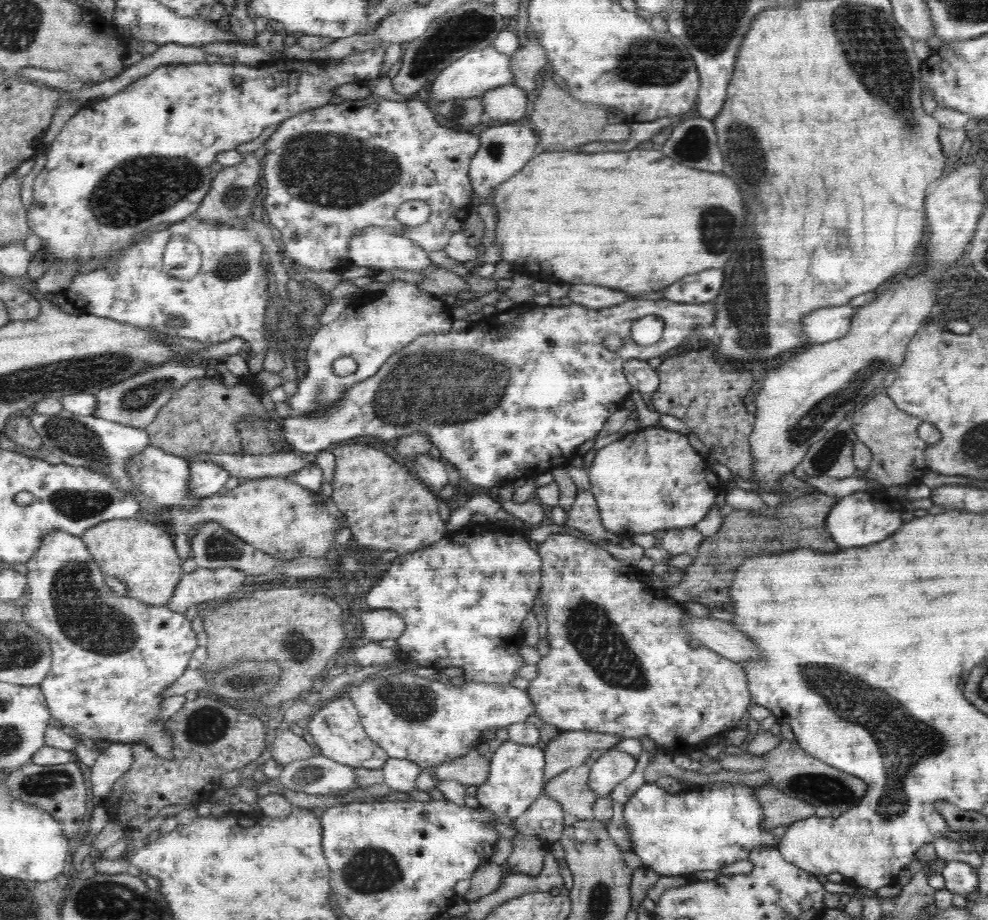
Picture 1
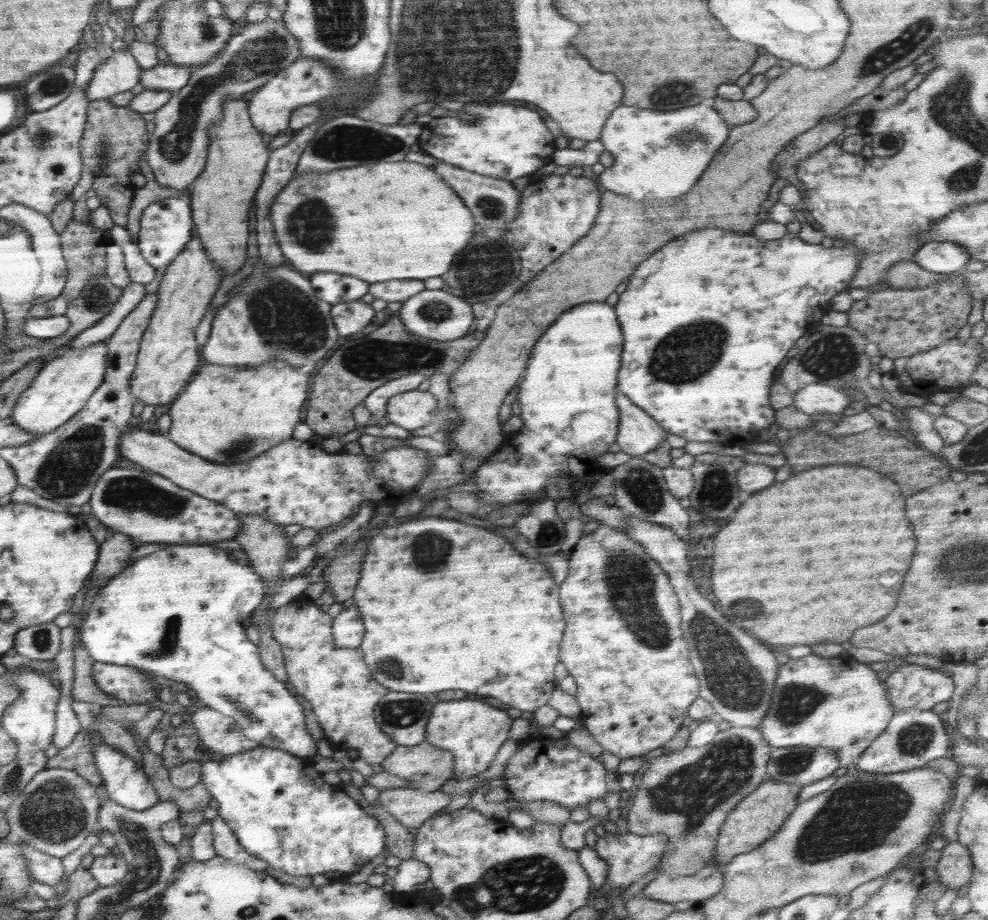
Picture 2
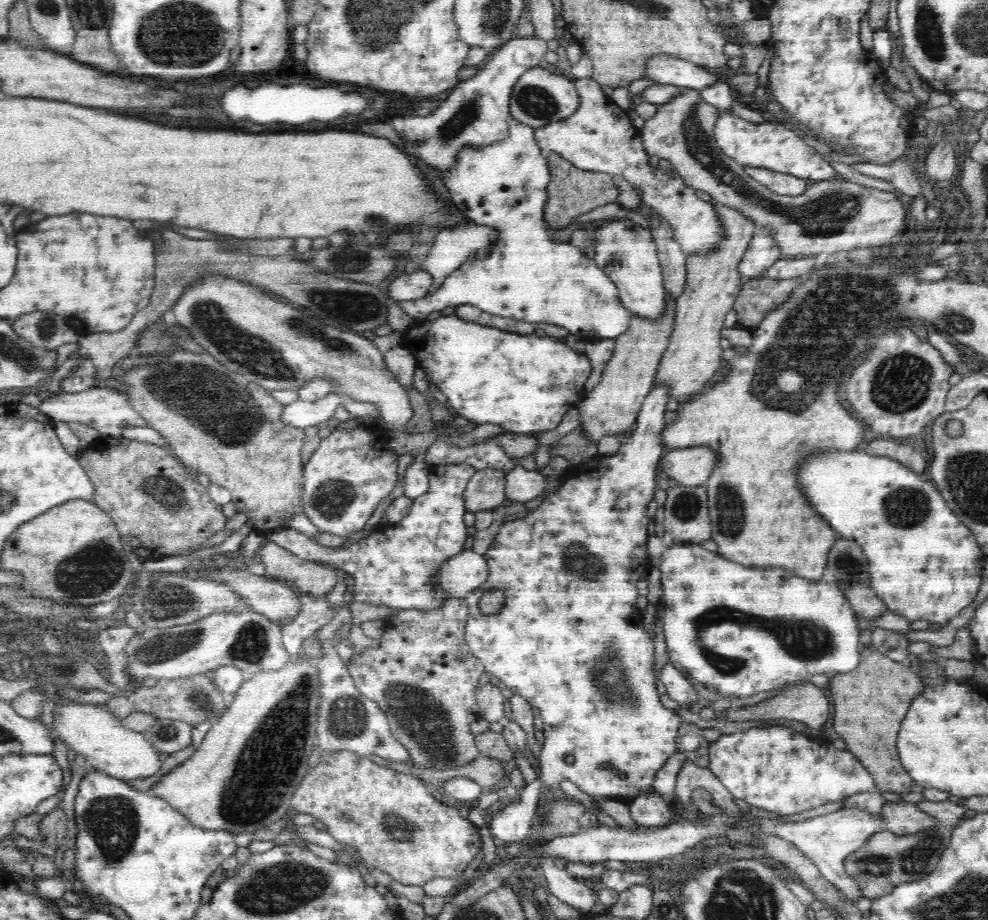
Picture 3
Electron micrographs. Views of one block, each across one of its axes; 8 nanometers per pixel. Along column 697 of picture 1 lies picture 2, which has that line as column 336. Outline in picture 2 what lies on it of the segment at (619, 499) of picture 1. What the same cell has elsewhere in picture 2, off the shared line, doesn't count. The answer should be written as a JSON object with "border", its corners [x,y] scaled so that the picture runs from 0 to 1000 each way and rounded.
{"border":[[[138,461],[126,471],[121,491],[126,498],[171,520],[182,530],[219,545],[238,558],[259,559],[287,573],[305,570],[308,574],[321,576],[350,565],[360,559],[368,546],[387,546],[387,550],[403,550],[405,543],[411,546],[425,522],[433,517],[440,498],[431,489],[401,483],[374,501],[368,492],[353,493],[349,488],[332,492],[323,478],[306,480],[296,476],[275,485],[275,489],[259,496],[257,500],[221,507],[182,487],[166,472],[141,466]]]}

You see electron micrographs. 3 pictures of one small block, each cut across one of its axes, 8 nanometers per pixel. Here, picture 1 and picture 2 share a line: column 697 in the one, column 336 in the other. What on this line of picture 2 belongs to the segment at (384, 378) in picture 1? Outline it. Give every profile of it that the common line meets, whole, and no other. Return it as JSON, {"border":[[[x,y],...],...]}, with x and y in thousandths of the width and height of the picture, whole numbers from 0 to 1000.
{"border":[[[364,326],[344,328],[336,333],[336,348],[344,365],[354,365],[364,361],[368,354],[372,354],[377,343],[379,343],[379,337]]]}

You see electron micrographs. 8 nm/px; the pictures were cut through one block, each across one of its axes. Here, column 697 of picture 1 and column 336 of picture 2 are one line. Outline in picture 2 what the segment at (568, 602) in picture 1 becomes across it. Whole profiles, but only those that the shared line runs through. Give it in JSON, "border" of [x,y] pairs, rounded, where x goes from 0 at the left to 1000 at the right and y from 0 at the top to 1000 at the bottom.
{"border":[[[308,654],[308,657],[304,657],[304,659],[300,659],[300,657],[291,657],[284,659],[278,663],[276,671],[272,674],[272,687],[274,688],[275,695],[278,695],[279,698],[282,698],[282,702],[286,712],[286,720],[288,723],[288,728],[290,729],[290,734],[293,737],[293,741],[296,742],[296,746],[302,751],[302,755],[307,757],[315,766],[316,766],[316,774],[320,777],[326,793],[330,800],[330,803],[342,814],[351,814],[351,813],[358,813],[364,818],[364,824],[367,825],[370,829],[374,832],[384,830],[387,832],[389,826],[394,822],[397,821],[400,813],[403,809],[399,807],[395,801],[391,800],[391,798],[387,797],[383,787],[381,787],[379,780],[379,771],[383,766],[383,763],[387,761],[391,754],[394,754],[394,749],[387,746],[379,739],[377,736],[377,732],[374,732],[372,724],[369,722],[367,717],[368,711],[367,708],[362,704],[341,704],[339,702],[338,693],[337,693],[337,680],[338,672],[332,668],[330,664],[326,664],[322,659],[318,658],[318,654]]]}

